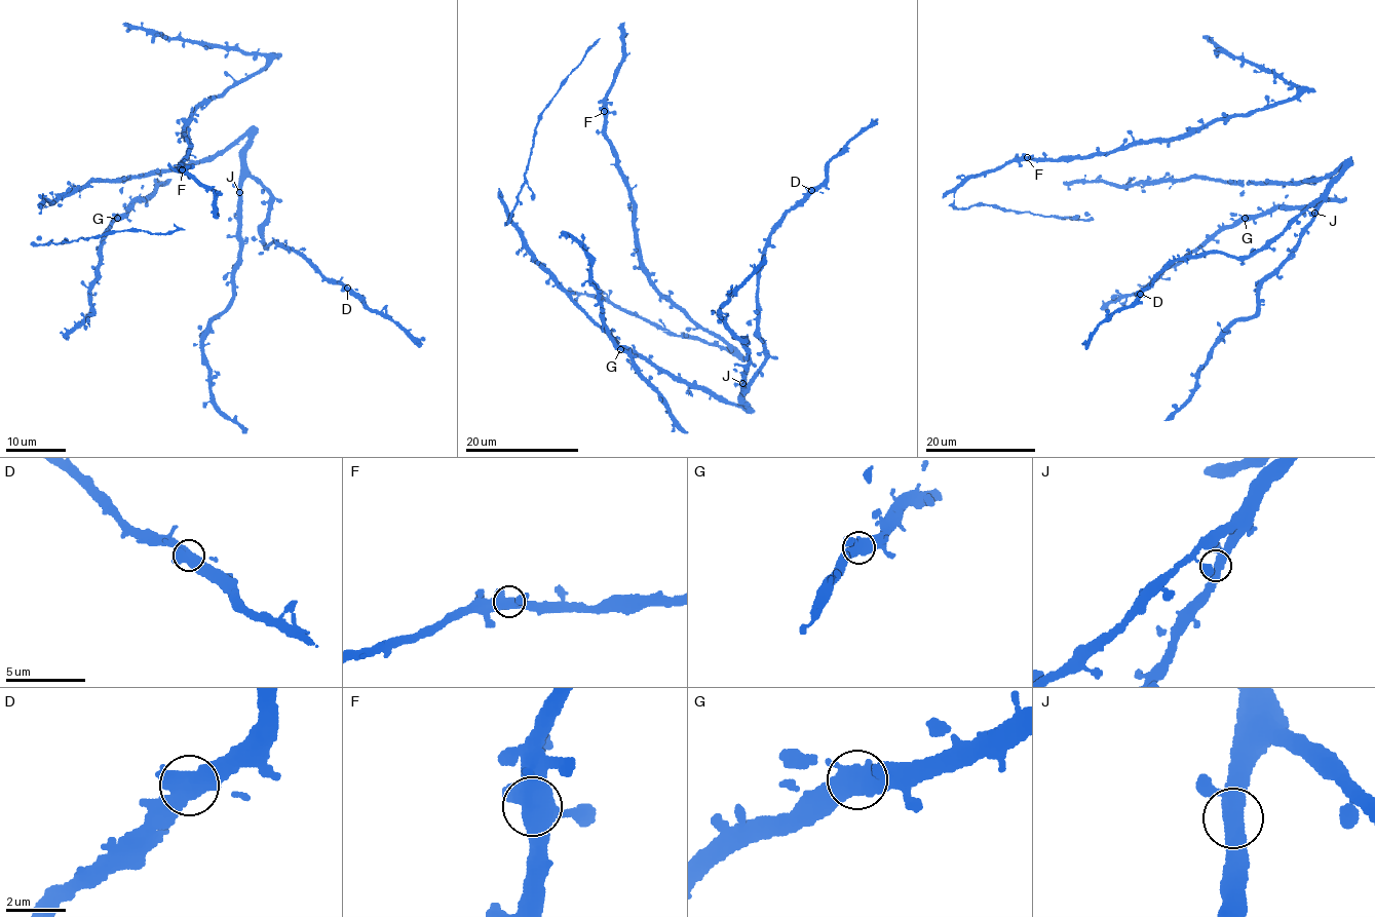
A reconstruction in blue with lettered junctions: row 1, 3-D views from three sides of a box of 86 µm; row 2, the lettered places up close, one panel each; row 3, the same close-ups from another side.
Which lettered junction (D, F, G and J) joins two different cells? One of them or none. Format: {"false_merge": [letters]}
{"false_merge": []}

